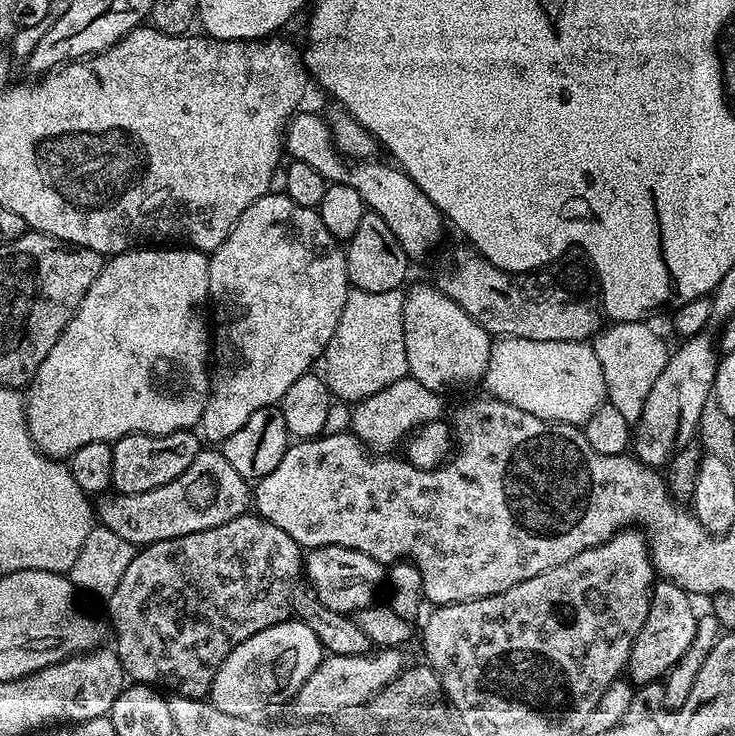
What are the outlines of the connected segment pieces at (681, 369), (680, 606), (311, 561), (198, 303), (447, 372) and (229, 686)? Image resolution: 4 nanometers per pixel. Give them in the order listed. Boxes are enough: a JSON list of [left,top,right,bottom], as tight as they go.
[[634,335,718,466],[626,582,698,685],[302,546,386,614],[24,246,210,462],[403,284,494,393],[211,618,326,717]]

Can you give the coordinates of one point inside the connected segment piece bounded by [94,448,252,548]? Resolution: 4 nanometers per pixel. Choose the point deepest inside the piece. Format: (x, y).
(210, 491)

